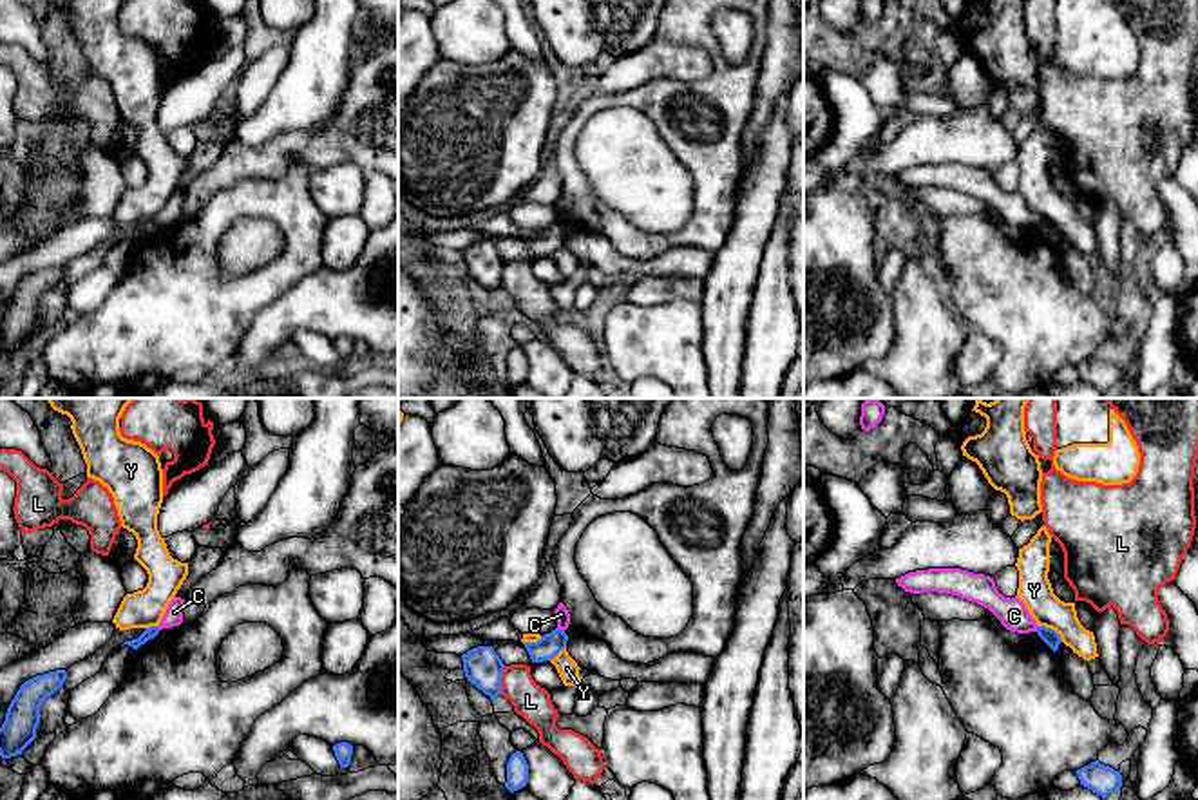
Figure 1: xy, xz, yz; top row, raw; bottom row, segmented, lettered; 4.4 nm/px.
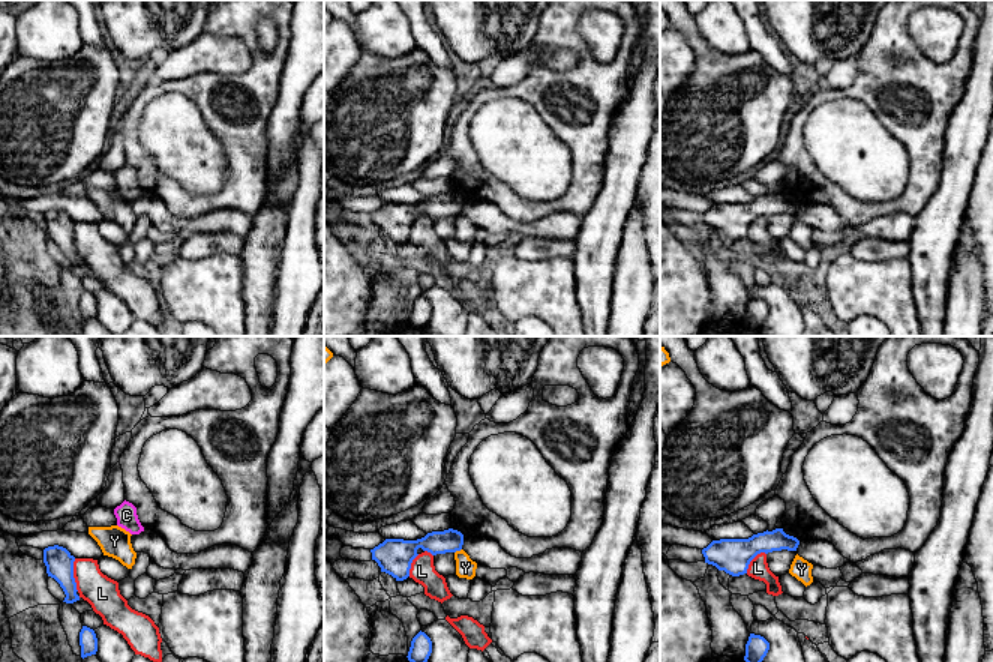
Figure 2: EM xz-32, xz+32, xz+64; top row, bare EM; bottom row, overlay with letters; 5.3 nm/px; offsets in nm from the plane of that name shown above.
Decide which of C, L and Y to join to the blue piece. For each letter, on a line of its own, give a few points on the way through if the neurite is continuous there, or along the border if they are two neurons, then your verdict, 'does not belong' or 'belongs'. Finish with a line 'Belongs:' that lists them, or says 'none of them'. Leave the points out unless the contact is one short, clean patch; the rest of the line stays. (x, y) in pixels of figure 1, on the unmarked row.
C: border xz (556, 223), (563, 227); does not belong
L: does not belong
Y: does not belong
Belongs: none of them

